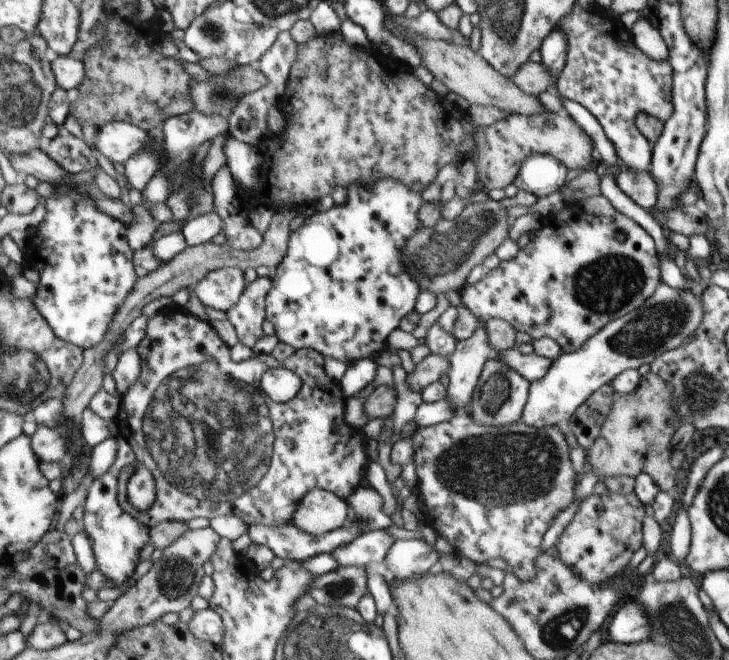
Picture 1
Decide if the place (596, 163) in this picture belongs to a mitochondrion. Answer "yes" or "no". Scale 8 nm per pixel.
no

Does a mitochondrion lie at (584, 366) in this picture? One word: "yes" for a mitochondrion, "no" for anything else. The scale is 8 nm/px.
no

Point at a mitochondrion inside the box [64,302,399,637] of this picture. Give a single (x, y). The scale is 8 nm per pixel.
(213, 442)

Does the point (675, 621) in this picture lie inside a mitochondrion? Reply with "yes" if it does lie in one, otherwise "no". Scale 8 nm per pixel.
yes

